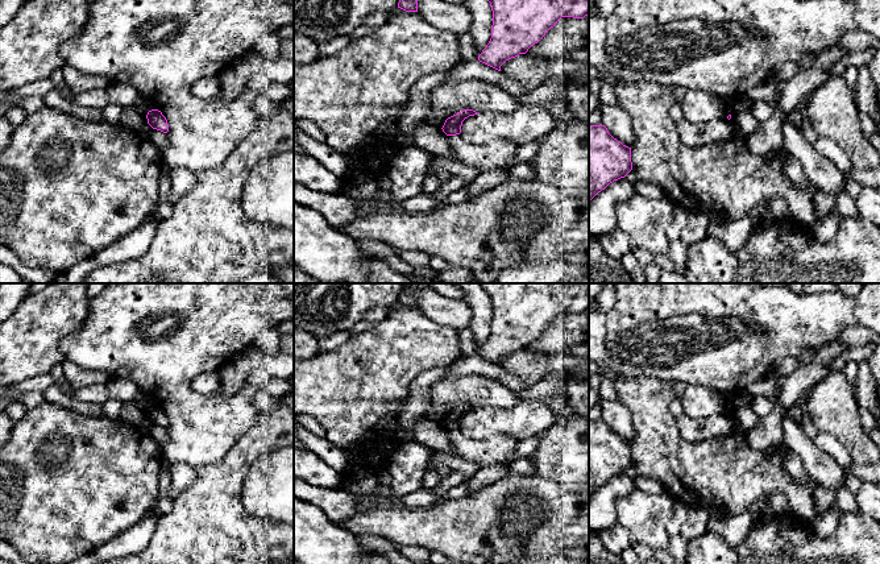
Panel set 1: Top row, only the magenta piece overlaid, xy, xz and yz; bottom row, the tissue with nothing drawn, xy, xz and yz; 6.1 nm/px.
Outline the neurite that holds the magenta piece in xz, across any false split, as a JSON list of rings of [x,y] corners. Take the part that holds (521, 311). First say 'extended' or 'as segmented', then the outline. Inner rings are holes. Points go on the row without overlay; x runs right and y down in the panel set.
as segmented; [[[480,283],[491,300],[491,333],[478,356],[501,366],[501,361],[526,349],[561,312],[584,314],[589,310],[589,283]]]

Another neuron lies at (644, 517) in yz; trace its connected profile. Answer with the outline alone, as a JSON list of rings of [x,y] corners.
[[[635,489],[617,501],[617,523],[627,531],[628,542],[648,546],[653,551],[667,550],[671,542],[667,524],[673,509],[672,497]]]

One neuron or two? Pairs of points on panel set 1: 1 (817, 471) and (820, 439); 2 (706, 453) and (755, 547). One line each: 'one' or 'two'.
1: two
2: two

